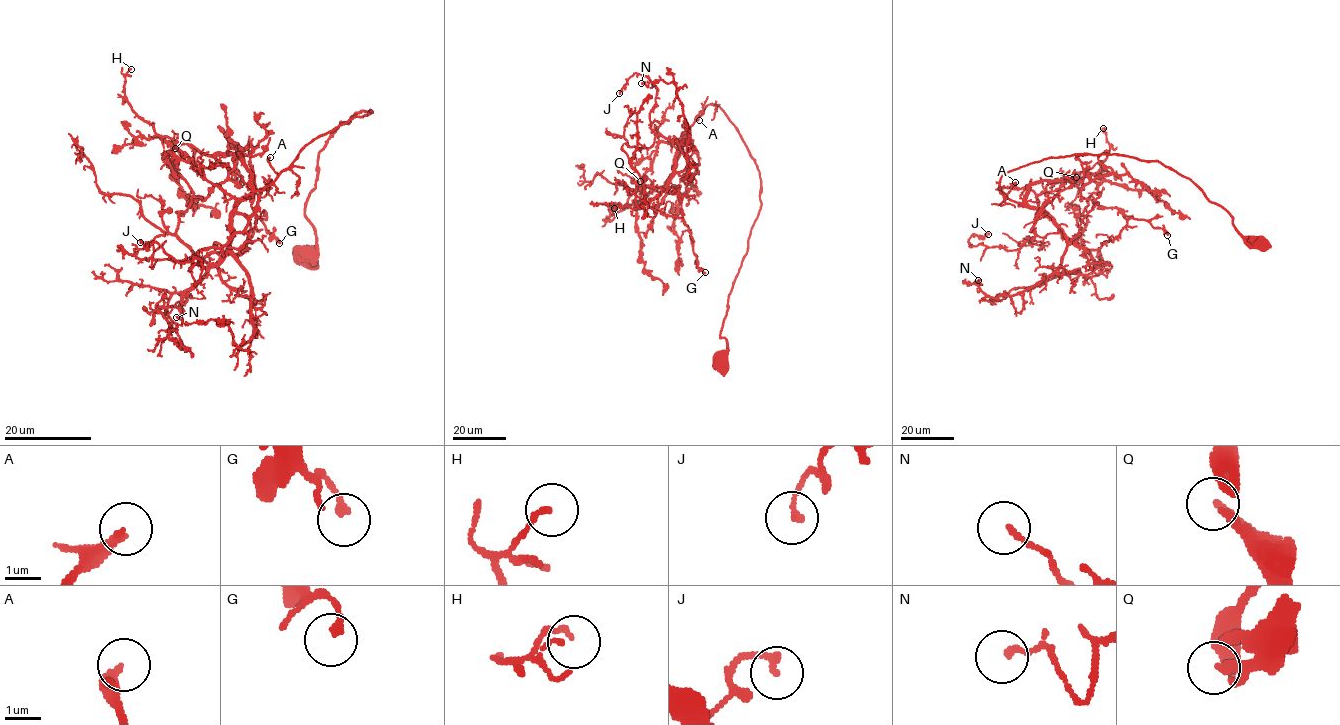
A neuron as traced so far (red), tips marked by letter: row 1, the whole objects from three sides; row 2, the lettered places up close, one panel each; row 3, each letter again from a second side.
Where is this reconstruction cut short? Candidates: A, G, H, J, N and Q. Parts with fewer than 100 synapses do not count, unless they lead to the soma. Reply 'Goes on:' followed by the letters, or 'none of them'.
Goes on: none of them

